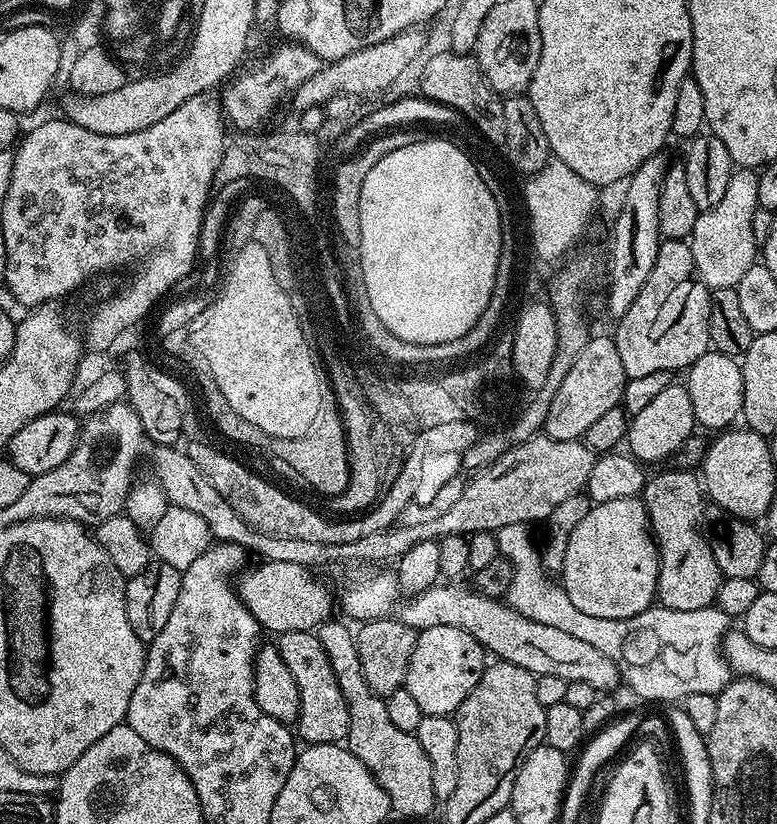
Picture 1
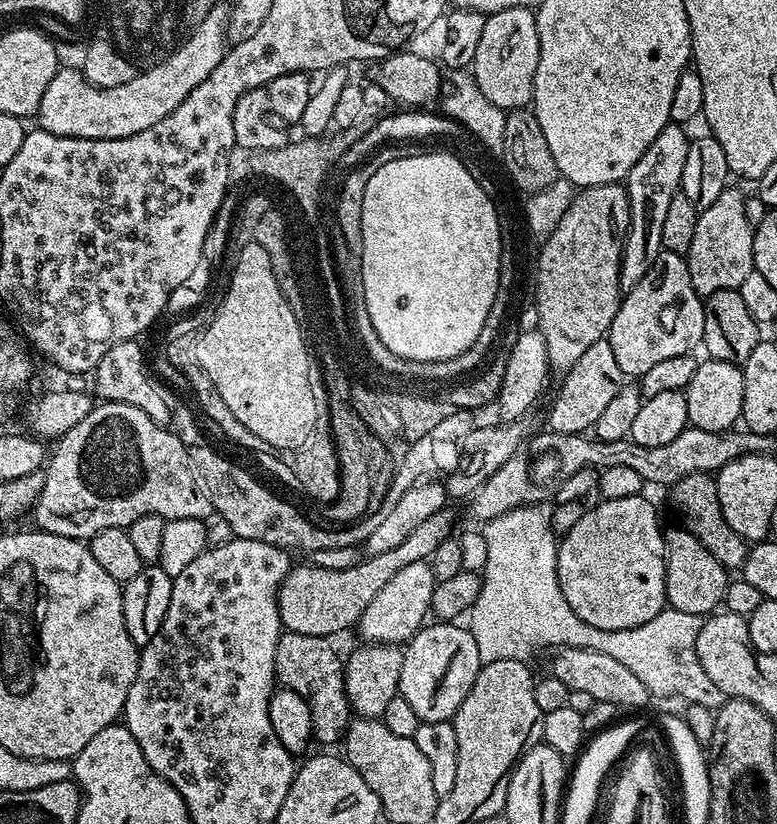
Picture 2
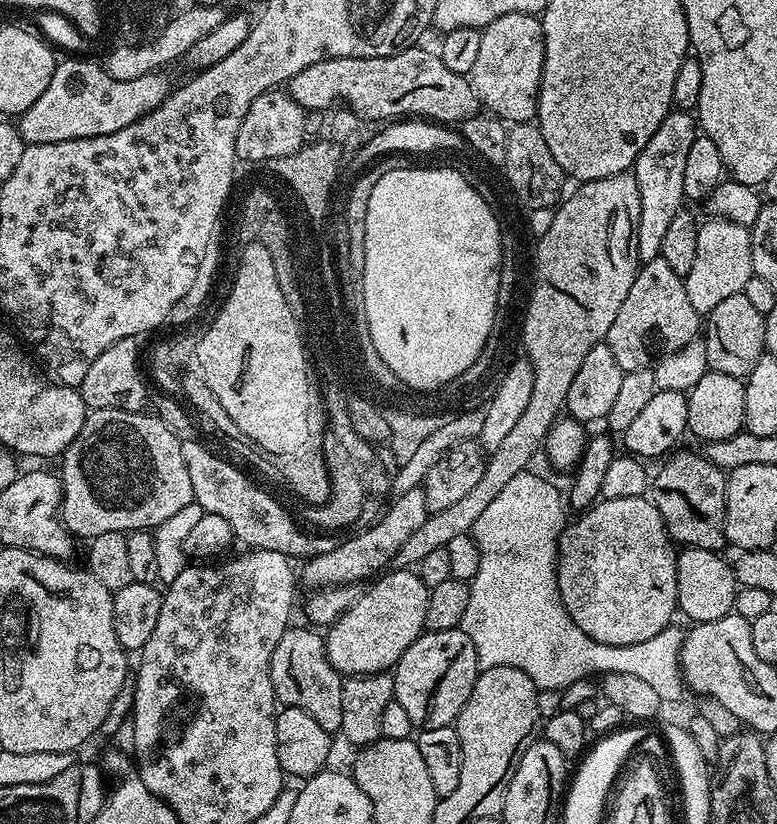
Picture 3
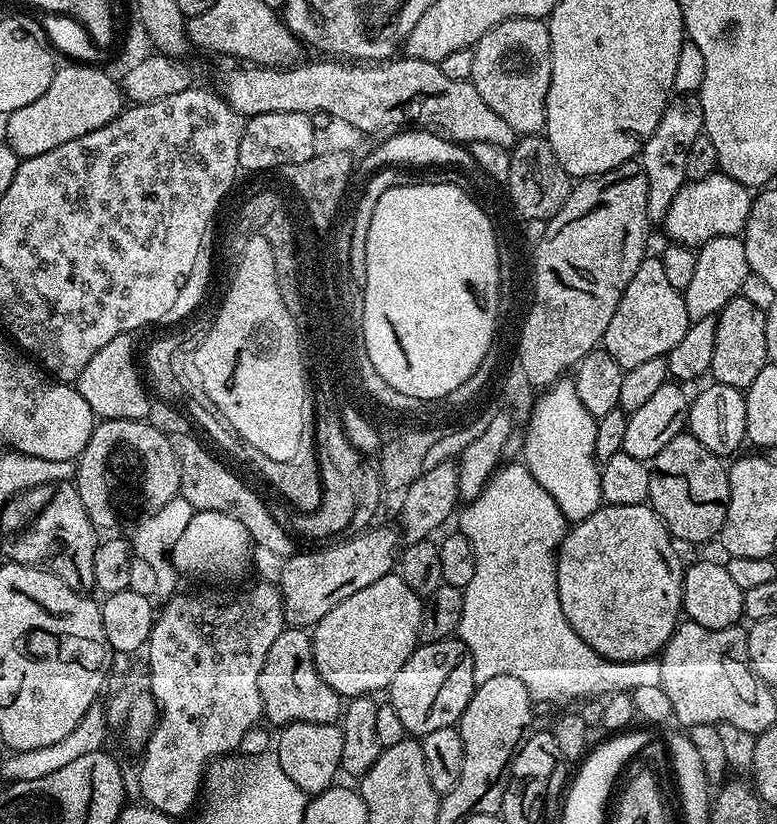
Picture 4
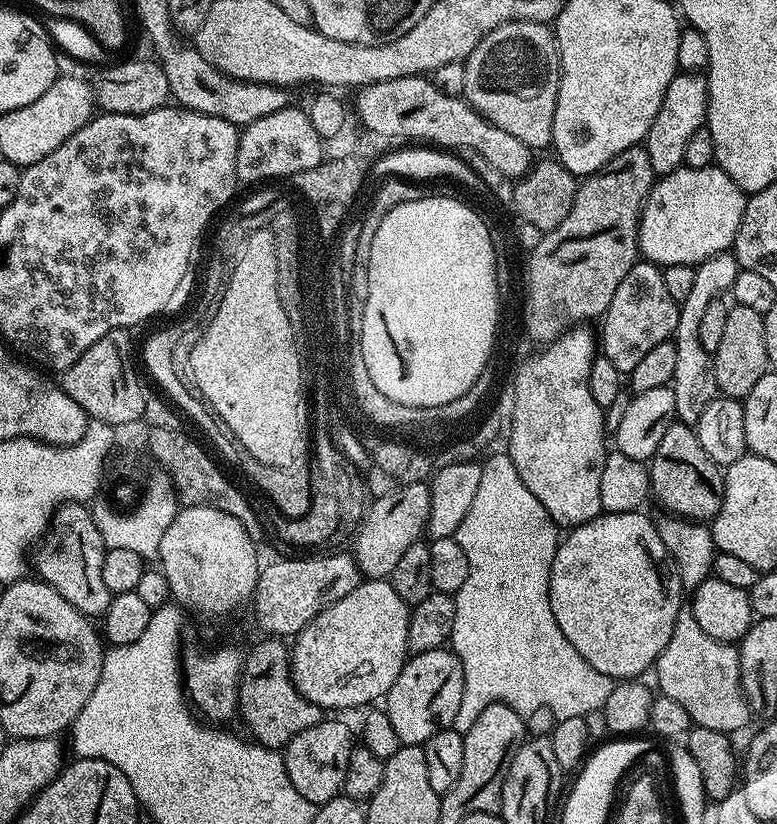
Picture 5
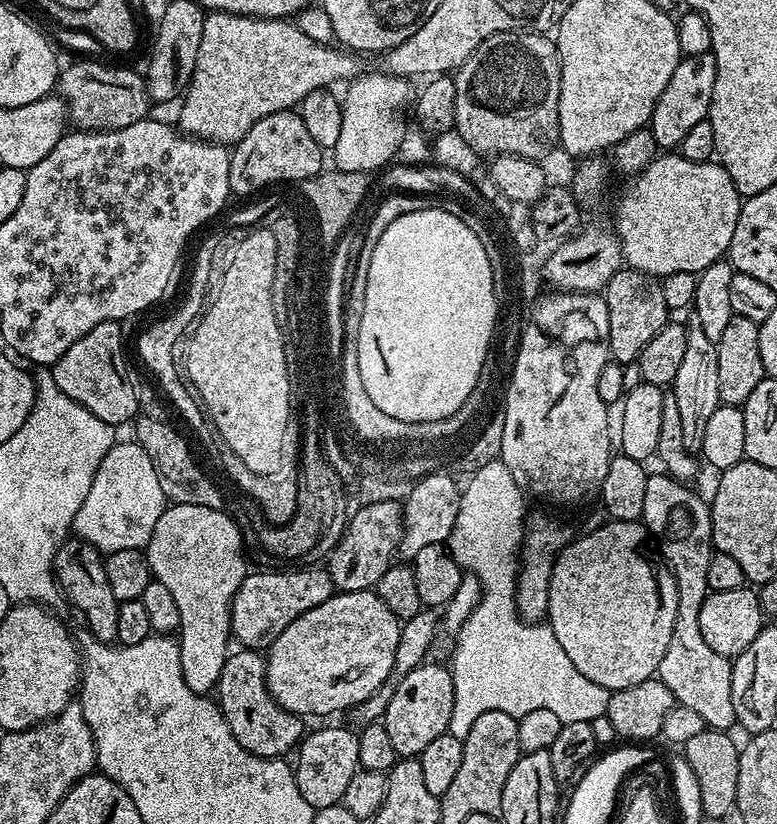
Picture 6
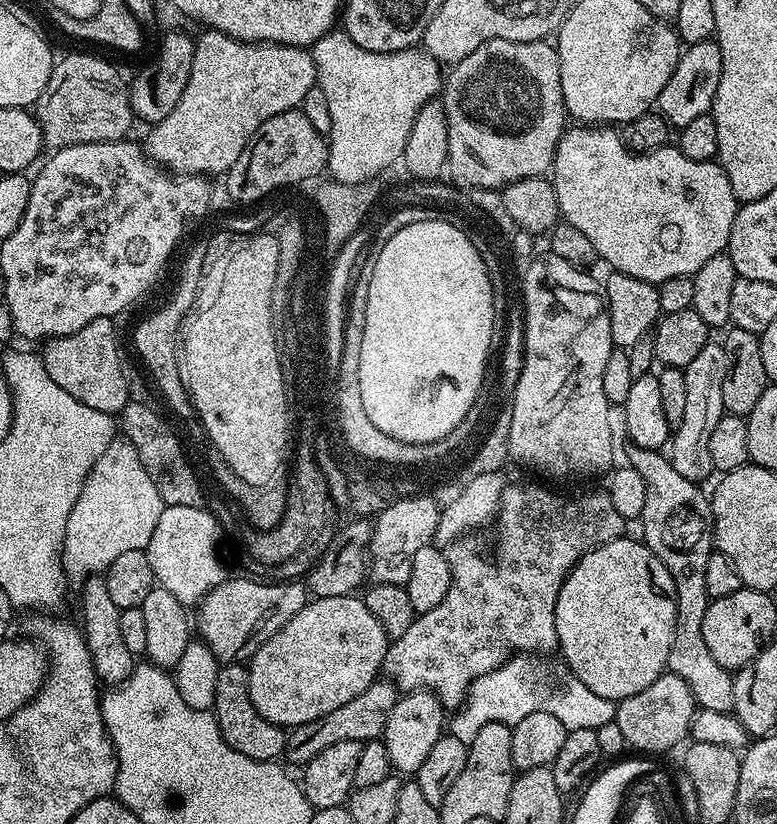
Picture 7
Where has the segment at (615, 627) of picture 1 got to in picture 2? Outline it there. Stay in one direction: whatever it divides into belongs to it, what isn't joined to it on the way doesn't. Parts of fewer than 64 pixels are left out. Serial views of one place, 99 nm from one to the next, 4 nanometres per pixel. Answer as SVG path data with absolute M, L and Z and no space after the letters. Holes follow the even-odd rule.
M551 503L521 504L519 508L500 512L483 525L482 531L486 538L486 566L482 573L481 592L470 611L470 631L474 642L478 642L481 665L499 660L527 661L528 656L534 655L539 648L594 650L634 670L636 677L648 687L653 697L673 696L676 700L684 700L685 705L697 704L713 710L722 707L726 699L724 692L718 690L714 682L710 682L710 674L706 674L706 670L702 670L702 662L698 662L696 643L701 617L665 607L664 611L650 618L650 622L634 626L634 630L598 630L598 626L589 626L587 622L582 622L582 618L578 618L578 614L574 614L574 610L570 610L566 598L562 598L562 586L558 586L558 536L552 531Z

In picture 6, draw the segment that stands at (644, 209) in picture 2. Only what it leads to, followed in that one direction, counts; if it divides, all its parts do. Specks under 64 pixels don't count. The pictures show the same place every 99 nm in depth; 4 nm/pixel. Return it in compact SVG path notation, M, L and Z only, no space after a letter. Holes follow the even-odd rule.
M711 52L684 56L666 82L666 90L658 98L652 111L650 127L656 139L657 149L679 149L682 138L697 123L707 120L710 102L714 98L714 78L716 77L716 59Z

